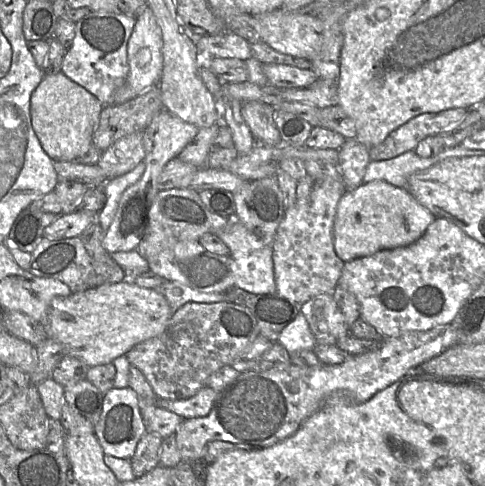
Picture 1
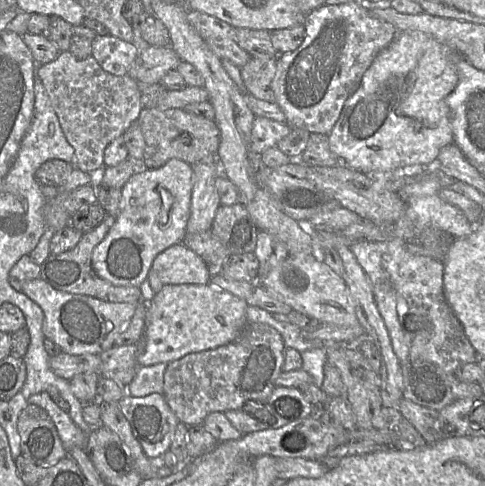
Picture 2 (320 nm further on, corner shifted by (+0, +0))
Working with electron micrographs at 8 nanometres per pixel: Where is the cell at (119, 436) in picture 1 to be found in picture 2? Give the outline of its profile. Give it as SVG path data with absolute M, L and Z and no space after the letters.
M127 393L118 402L118 406L144 453L151 459L162 458L169 450L180 423L164 396L152 393L144 397L134 397Z

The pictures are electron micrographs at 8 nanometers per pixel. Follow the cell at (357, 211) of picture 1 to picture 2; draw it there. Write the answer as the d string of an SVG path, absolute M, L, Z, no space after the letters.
M419 32L397 33L391 44L382 50L374 59L371 66L364 73L359 88L346 100L341 115L333 129L328 134L330 149L337 155L345 166L371 175L392 175L401 168L408 166L433 166L437 163L440 150L446 145L453 143L453 131L451 126L451 112L446 103L447 97L455 90L459 77L457 62L464 58L456 49L438 42L437 40Z

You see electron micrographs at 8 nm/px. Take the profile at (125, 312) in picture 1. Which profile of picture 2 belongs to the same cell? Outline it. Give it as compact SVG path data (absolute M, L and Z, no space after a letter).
M166 284L166 285L164 285L161 288L161 290L159 292L157 292L149 302L147 302L146 324L145 324L144 333L143 333L143 339L145 342L145 346L144 346L144 349L140 353L139 353L139 347L138 347L138 355L136 358L138 366L151 366L151 365L160 364L160 363L170 363L172 361L181 359L182 357L184 357L188 354L218 348L220 346L224 346L226 344L233 342L239 336L244 325L248 322L247 316L246 316L246 309L248 306L249 305L244 300L238 298L237 296L235 296L221 288L217 288L217 287L214 287L209 284L203 284L203 285Z

